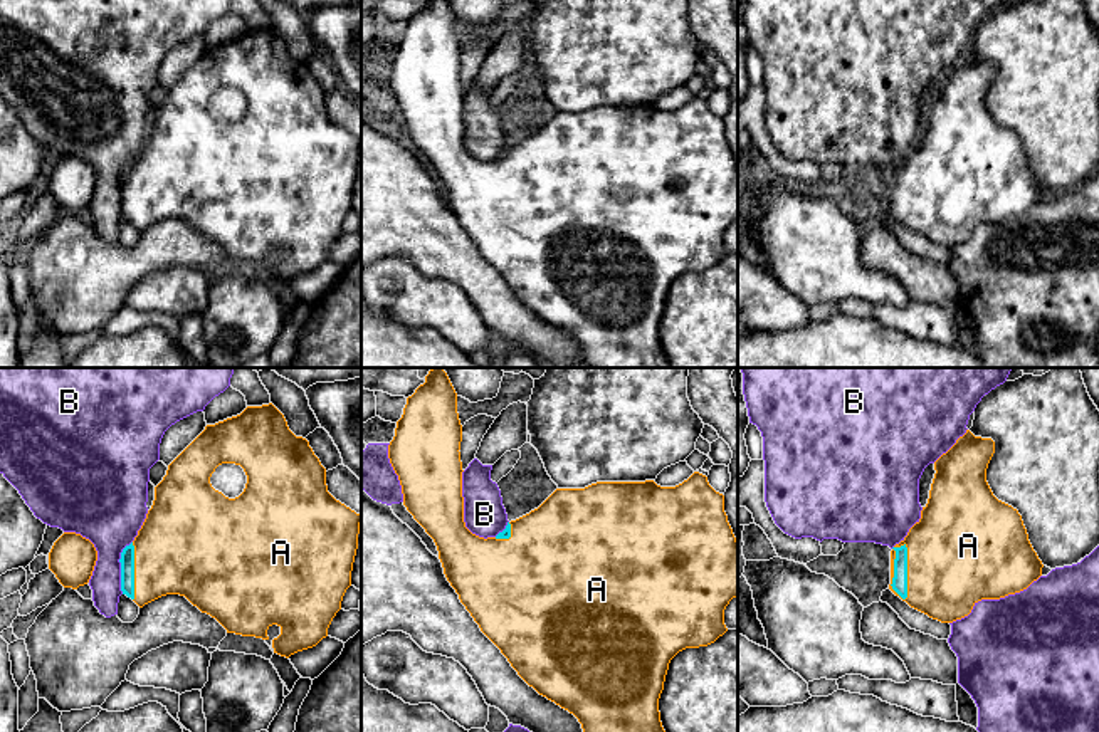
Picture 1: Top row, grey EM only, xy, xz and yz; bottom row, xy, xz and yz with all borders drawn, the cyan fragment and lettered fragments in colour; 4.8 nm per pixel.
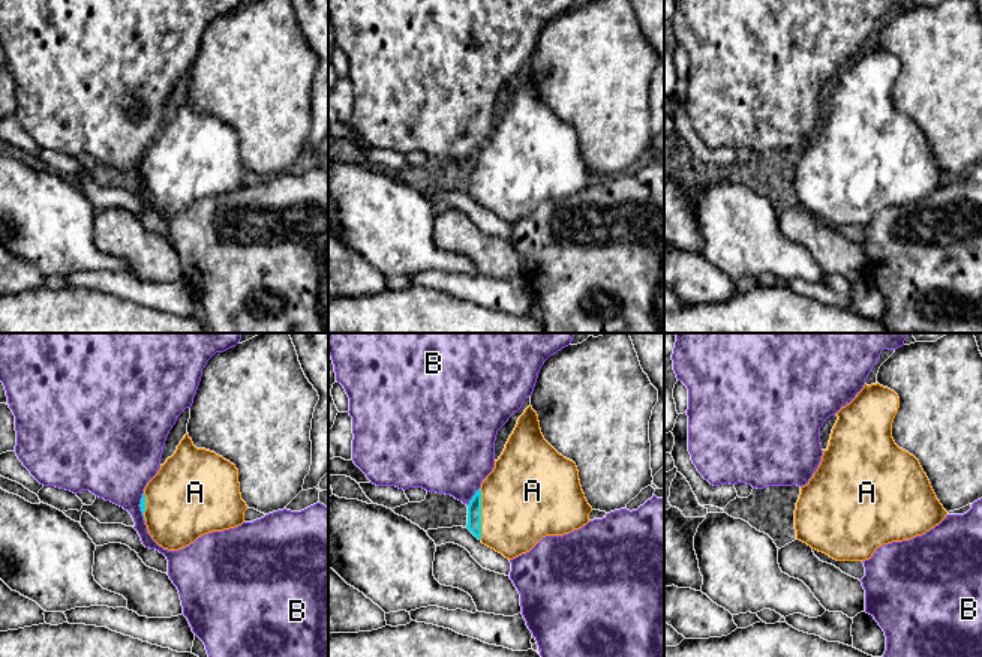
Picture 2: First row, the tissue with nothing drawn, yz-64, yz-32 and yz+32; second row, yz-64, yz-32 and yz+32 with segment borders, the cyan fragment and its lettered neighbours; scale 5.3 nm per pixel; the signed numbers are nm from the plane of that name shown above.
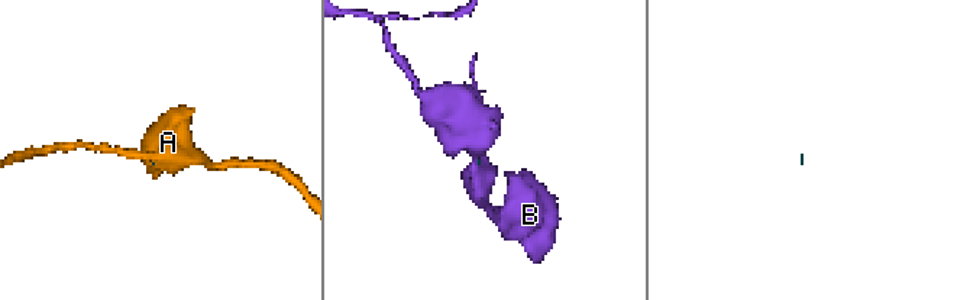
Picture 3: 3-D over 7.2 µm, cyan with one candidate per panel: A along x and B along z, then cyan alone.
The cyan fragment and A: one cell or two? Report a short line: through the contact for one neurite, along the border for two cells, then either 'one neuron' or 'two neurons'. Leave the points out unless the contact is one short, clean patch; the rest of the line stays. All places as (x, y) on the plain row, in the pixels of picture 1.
one neuron

